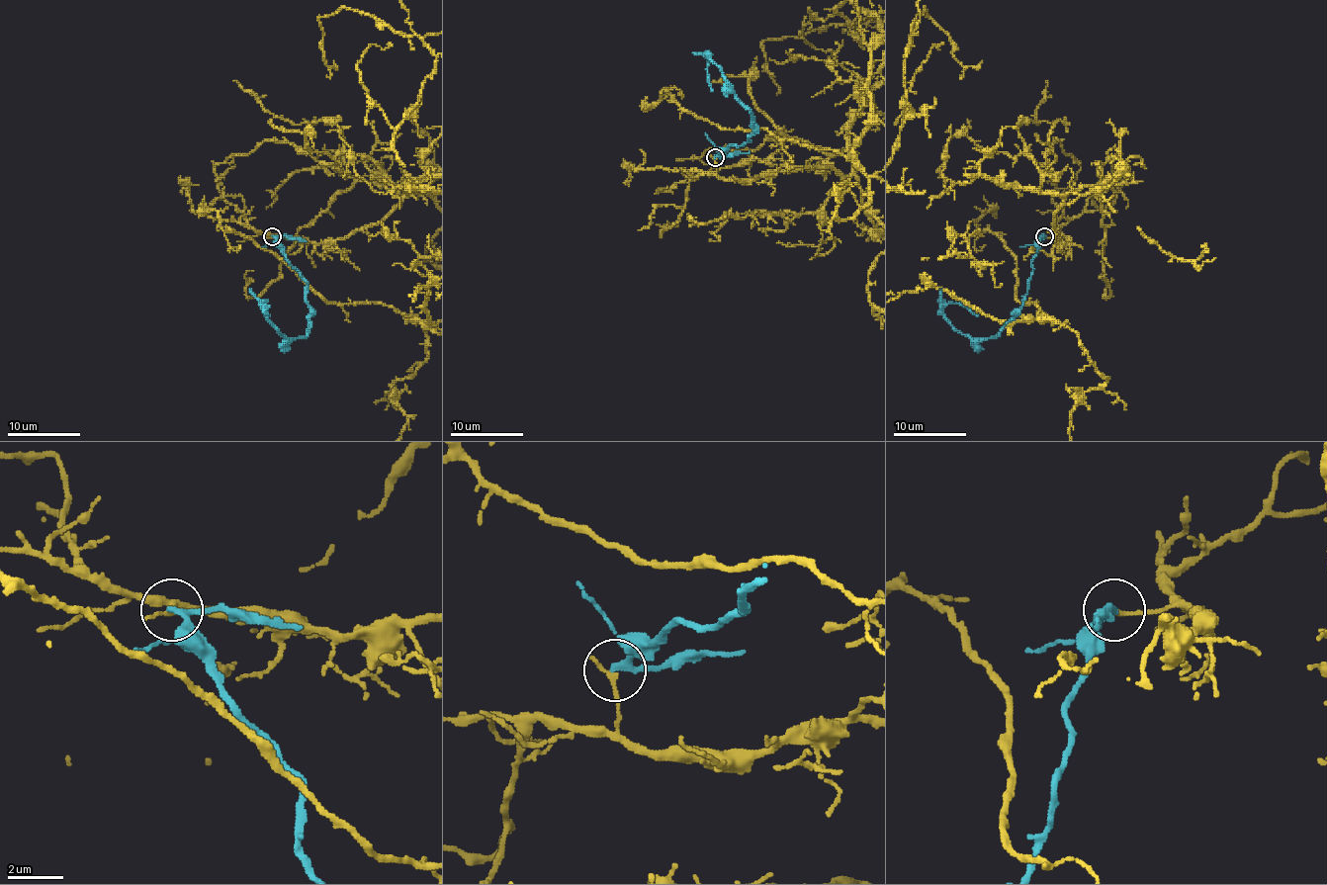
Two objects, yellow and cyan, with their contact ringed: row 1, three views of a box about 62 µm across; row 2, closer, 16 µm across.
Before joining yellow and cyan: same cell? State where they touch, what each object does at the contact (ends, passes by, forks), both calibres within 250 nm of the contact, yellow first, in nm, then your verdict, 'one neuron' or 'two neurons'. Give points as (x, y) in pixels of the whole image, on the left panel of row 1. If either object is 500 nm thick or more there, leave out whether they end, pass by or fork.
(272, 236) | yellow ends | cyan passes by | 170/180 nm | two neurons

